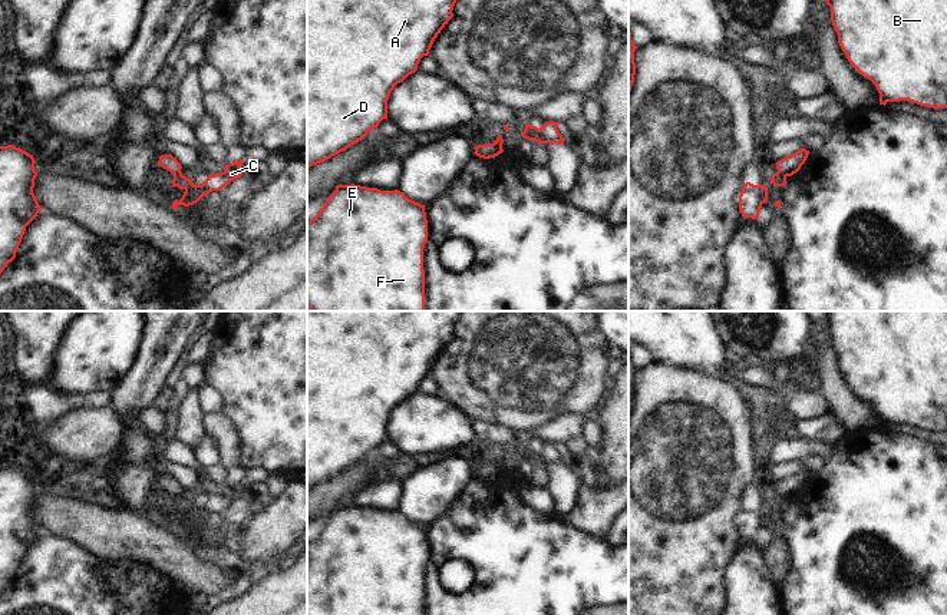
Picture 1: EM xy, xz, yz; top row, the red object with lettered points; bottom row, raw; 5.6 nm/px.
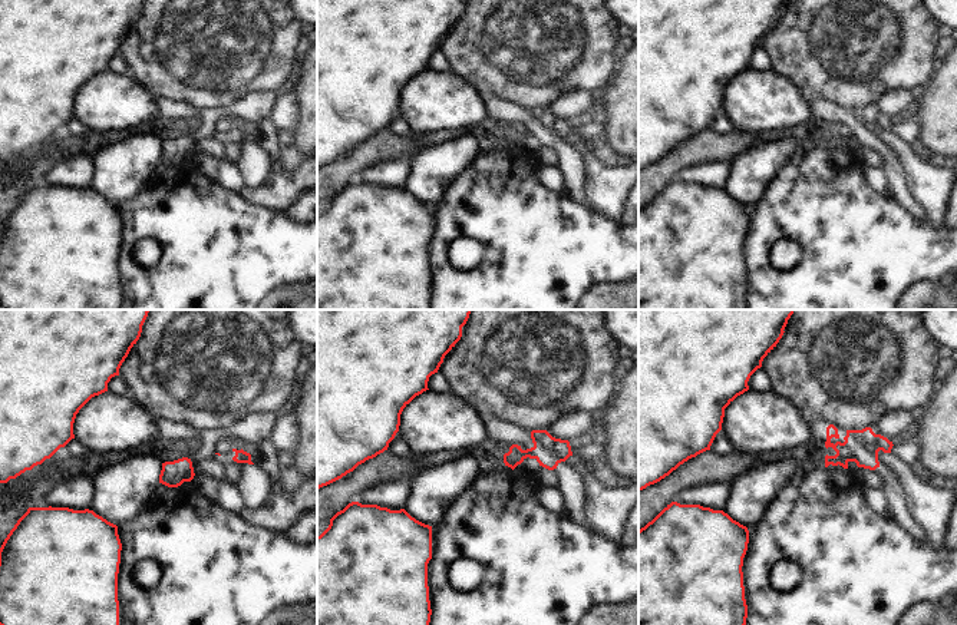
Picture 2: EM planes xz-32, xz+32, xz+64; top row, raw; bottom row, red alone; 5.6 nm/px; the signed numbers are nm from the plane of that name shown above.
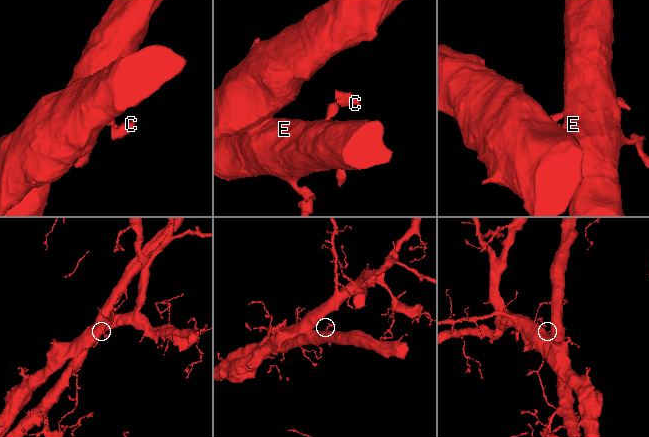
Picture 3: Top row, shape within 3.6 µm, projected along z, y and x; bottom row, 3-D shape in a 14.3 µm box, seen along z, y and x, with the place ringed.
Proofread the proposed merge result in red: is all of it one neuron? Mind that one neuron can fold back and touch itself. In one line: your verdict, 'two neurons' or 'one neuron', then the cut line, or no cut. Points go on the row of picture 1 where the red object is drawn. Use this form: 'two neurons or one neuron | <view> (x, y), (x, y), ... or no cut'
two neurons | yz (776, 172), (785, 177)

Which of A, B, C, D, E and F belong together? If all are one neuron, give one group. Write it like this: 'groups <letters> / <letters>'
groups A B D E F / C

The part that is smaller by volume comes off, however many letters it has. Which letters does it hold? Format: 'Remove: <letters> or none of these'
Remove: C

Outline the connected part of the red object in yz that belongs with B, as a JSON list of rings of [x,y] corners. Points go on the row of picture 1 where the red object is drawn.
[[[825,0],[831,7],[831,22],[838,34],[838,43],[848,62],[867,79],[878,93],[880,105],[888,102],[908,100],[934,109],[947,108],[947,0]]]

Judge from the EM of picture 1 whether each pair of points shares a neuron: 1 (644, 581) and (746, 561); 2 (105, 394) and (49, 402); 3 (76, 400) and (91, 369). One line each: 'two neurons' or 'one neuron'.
1: two neurons
2: one neuron
3: two neurons

